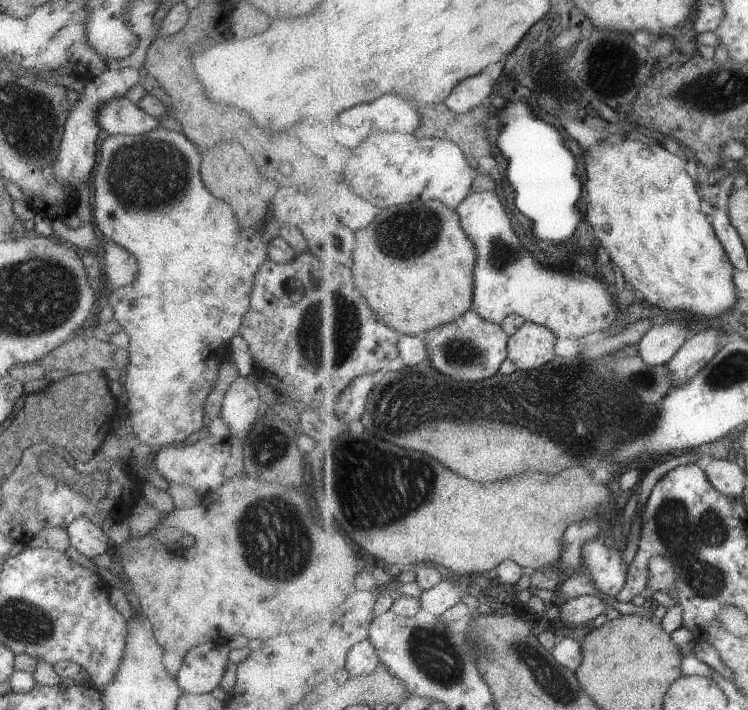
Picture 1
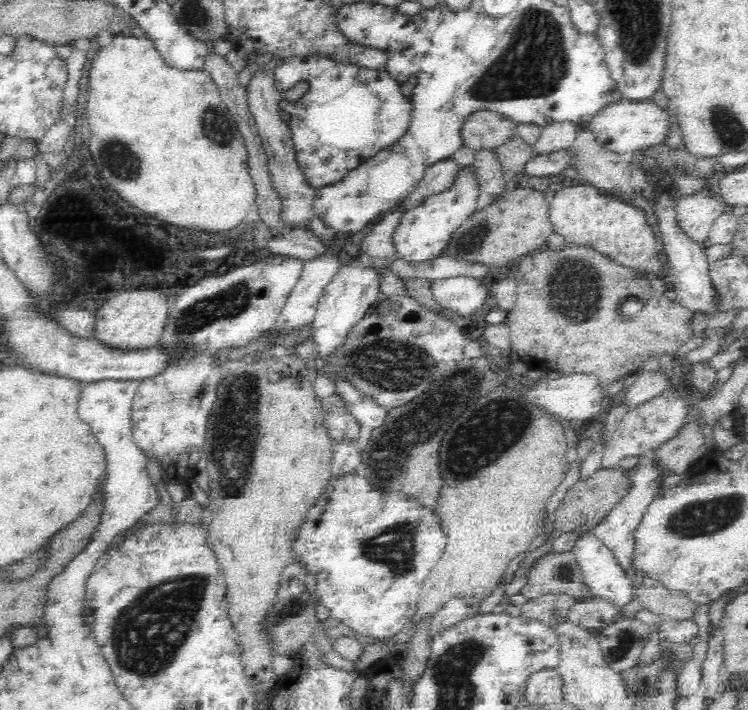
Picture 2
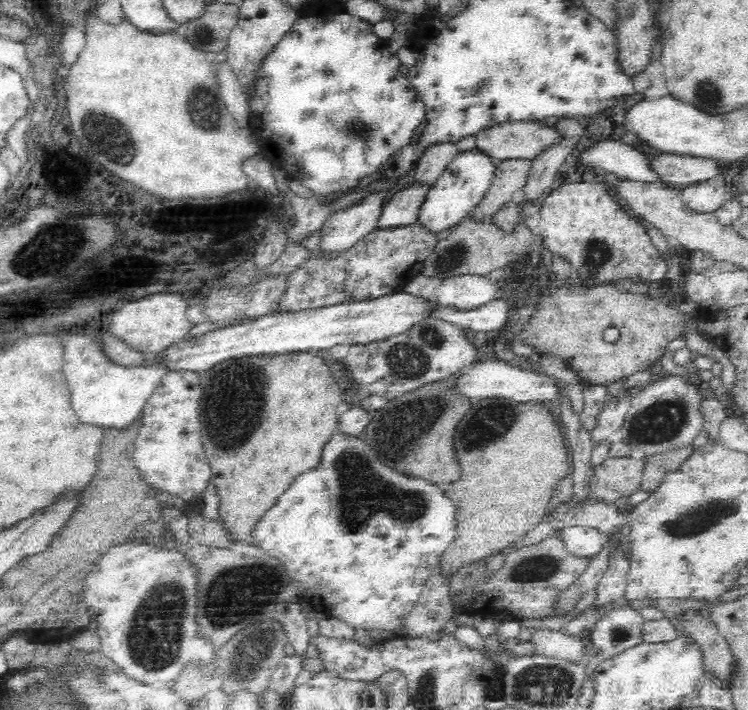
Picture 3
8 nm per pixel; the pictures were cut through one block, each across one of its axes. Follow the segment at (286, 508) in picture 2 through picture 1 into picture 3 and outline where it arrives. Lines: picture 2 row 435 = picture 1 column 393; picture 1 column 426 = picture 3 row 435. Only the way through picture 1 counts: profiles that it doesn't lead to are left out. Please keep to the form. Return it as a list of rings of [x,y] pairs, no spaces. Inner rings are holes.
[[[296,352],[274,356],[246,356],[242,358],[234,358],[216,364],[214,368],[200,375],[200,386],[202,387],[202,396],[200,398],[199,413],[201,418],[201,441],[208,459],[211,473],[210,478],[215,486],[219,503],[217,508],[218,520],[222,523],[224,530],[233,544],[246,544],[246,546],[256,547],[256,524],[264,518],[266,512],[272,510],[280,496],[288,492],[288,486],[296,479],[296,476],[312,470],[318,466],[318,462],[322,462],[320,458],[324,446],[328,444],[328,440],[337,432],[338,416],[336,416],[336,408],[342,400],[341,392],[343,386],[335,370],[320,358],[315,352]]]

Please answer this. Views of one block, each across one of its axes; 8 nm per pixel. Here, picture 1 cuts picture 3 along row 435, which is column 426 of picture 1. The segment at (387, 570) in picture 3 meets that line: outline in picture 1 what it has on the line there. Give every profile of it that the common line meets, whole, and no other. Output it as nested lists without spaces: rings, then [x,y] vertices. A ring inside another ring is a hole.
[[[473,310],[459,321],[438,327],[423,334],[434,368],[457,381],[478,382],[495,377],[501,364],[509,357],[510,336],[498,323],[485,321]]]

